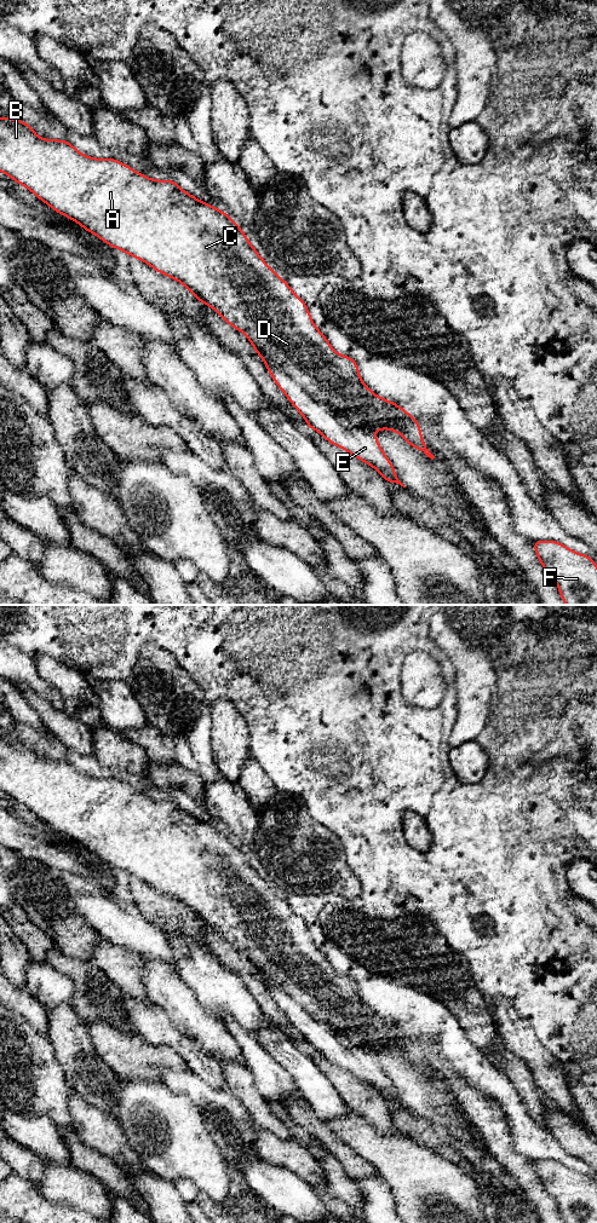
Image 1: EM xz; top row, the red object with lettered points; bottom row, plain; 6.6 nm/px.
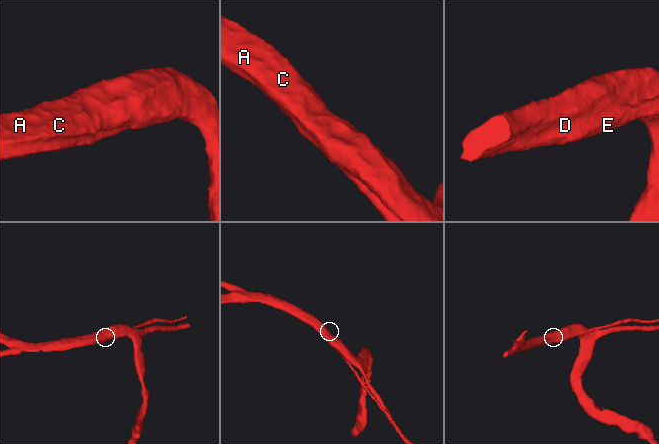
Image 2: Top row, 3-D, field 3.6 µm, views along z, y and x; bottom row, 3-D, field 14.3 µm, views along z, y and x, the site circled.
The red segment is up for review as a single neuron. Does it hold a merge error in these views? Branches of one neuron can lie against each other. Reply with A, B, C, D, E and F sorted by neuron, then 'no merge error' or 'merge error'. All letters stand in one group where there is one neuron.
A B C D F / E; merge error

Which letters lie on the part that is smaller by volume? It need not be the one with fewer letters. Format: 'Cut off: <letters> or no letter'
Cut off: E

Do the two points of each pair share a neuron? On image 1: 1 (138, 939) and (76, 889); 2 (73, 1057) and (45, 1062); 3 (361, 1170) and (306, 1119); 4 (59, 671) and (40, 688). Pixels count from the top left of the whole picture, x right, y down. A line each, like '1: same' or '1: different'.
1: same
2: different
3: same
4: different

